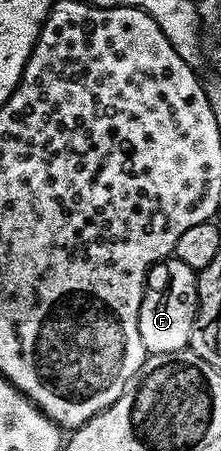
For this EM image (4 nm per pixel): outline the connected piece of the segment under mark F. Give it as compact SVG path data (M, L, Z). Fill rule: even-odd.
M173 258L159 260L158 263L152 265L146 274L146 286L142 290L140 314L138 315L140 338L144 342L147 353L168 354L169 352L183 351L189 345L192 326L197 313L198 272L188 266L184 266L184 262Z

